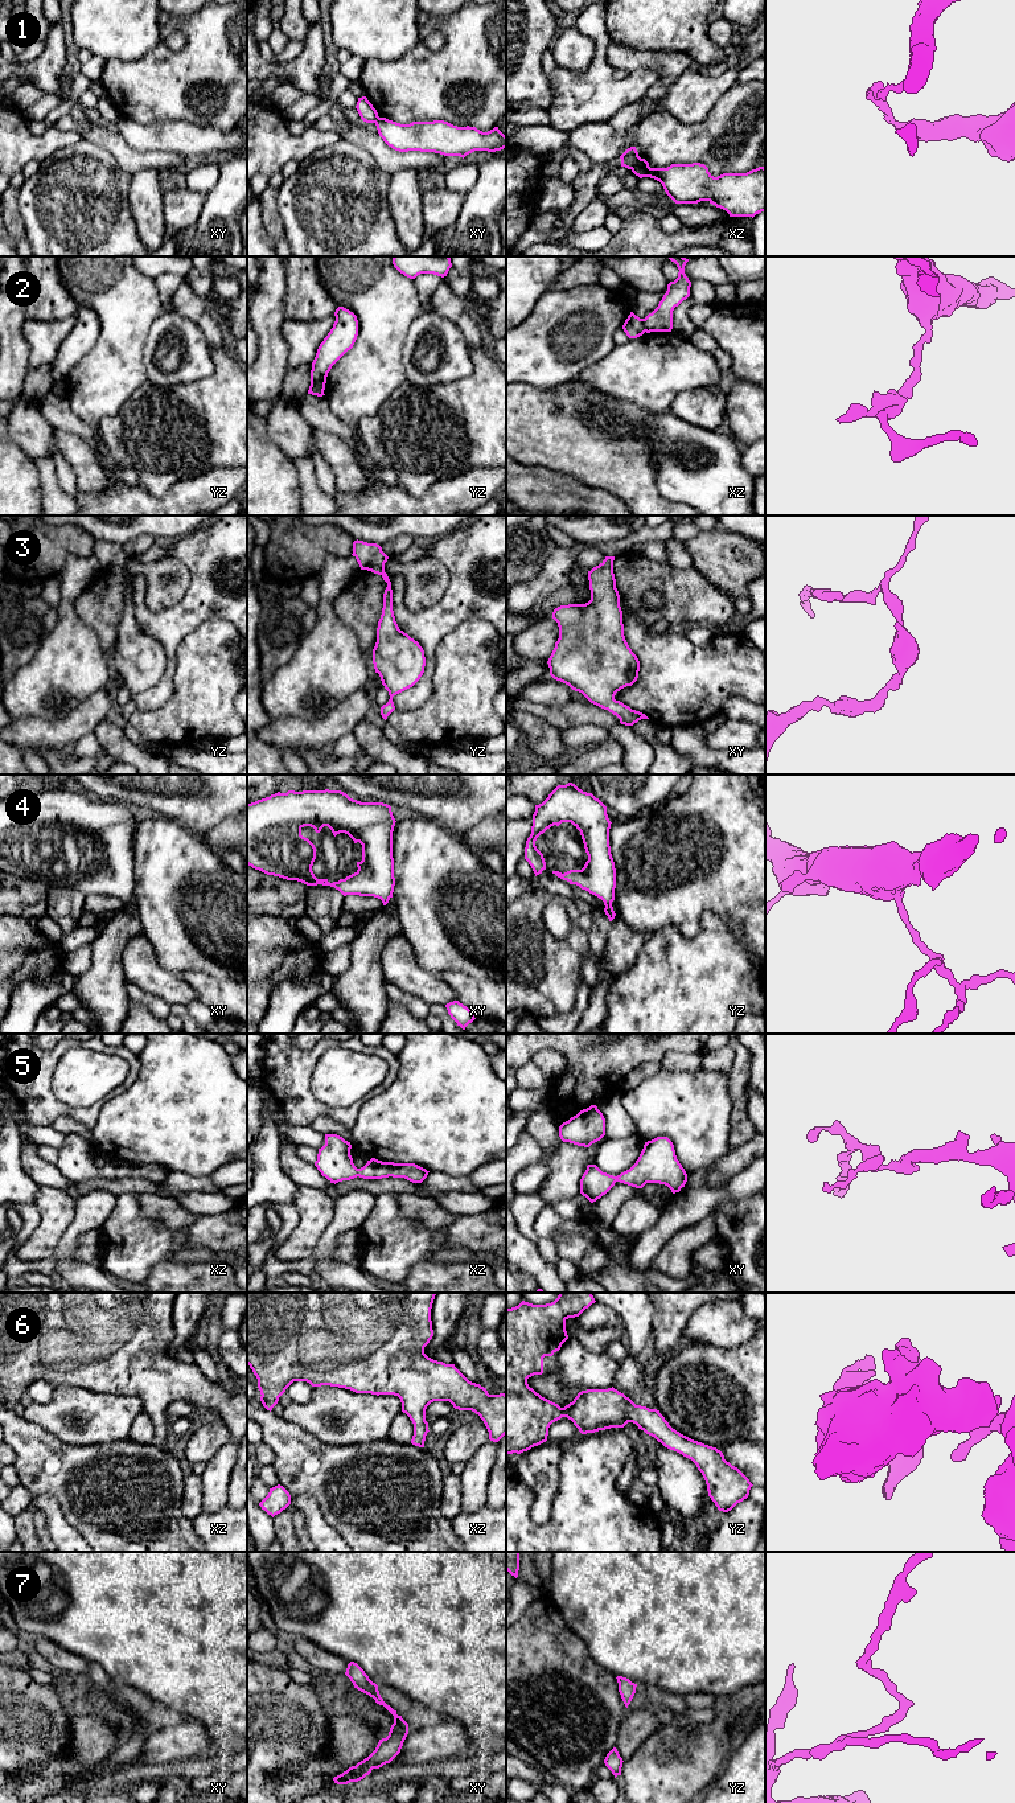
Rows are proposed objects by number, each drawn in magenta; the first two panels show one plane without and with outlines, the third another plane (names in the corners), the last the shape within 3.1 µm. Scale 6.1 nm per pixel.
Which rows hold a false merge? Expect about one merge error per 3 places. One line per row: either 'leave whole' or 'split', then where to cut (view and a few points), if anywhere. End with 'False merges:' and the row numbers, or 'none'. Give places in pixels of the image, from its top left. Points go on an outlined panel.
1: split | xz (639, 156), (631, 168)
2: split | xz (641, 319), (645, 331)
3: leave whole | no cut
4: leave whole | no cut
5: leave whole | no cut
6: leave whole | no cut
7: leave whole | no cut
False merges: 1, 2

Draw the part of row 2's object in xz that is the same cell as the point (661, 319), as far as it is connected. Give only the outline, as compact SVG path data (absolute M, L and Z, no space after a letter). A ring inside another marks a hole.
M670 256L679 270L678 278L667 284L667 291L658 307L642 319L645 332L671 332L673 311L690 296L691 282L685 274L685 266L689 262L685 256Z

